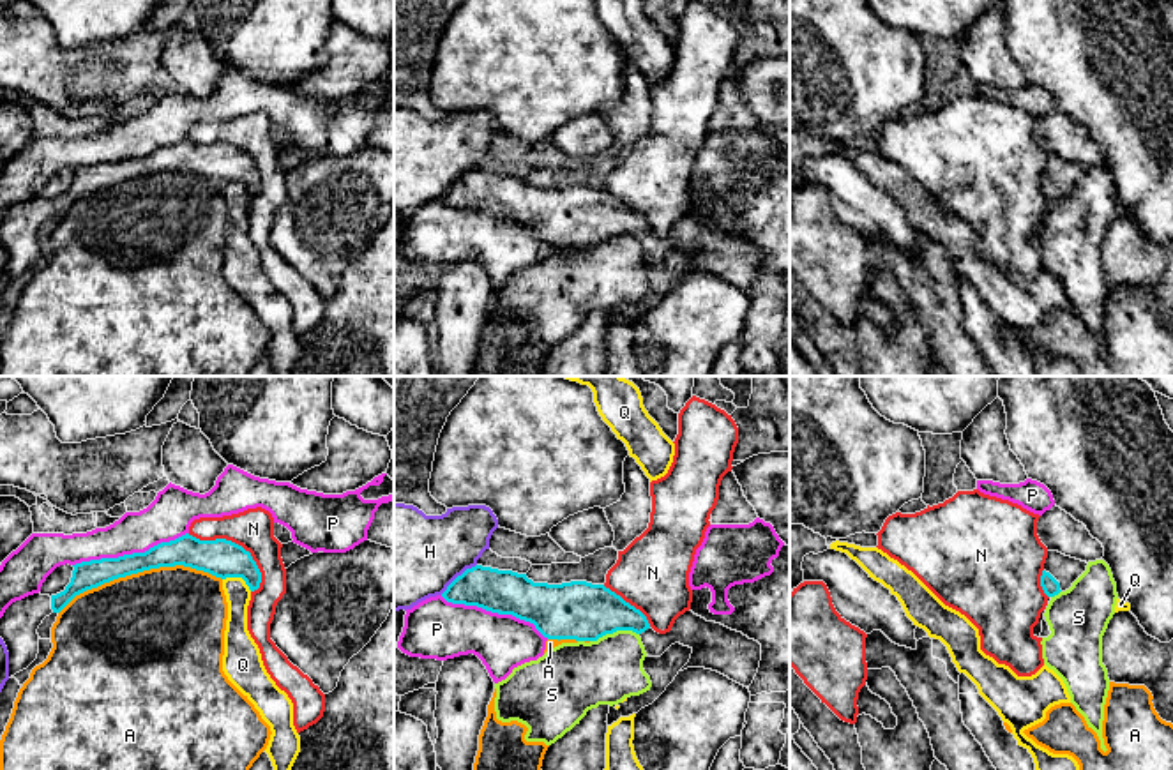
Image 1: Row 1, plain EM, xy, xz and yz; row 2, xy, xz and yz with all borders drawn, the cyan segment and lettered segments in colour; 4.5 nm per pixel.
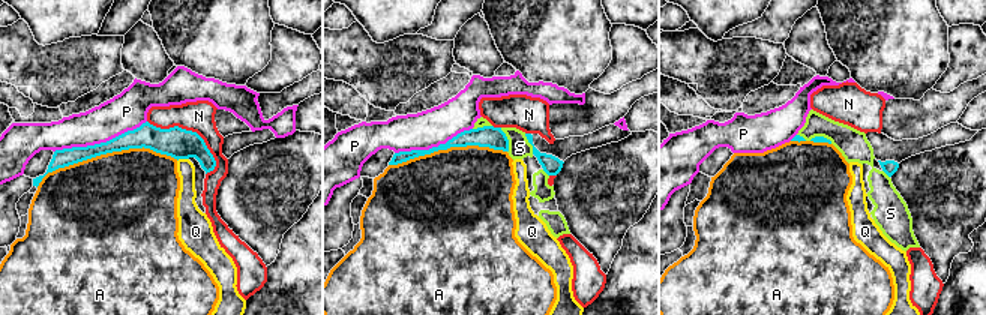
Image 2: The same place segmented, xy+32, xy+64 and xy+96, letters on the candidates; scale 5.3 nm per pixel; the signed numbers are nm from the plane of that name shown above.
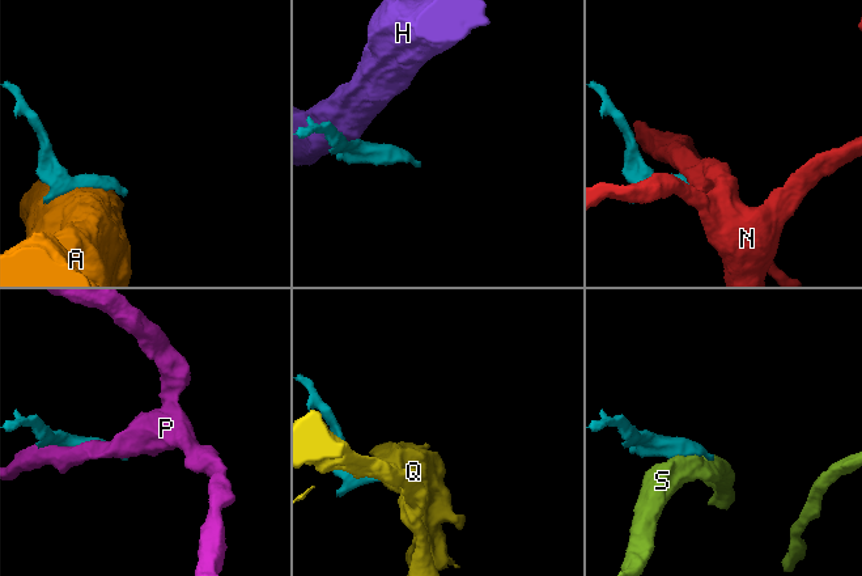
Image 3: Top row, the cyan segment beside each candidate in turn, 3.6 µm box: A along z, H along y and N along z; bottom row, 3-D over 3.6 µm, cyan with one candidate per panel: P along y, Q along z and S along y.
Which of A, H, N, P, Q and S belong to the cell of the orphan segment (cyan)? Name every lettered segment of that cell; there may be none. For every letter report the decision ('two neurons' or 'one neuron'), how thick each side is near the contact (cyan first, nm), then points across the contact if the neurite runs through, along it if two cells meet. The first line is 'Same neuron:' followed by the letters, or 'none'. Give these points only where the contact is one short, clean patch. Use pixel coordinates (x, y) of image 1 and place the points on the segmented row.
Same neuron: none
A: two neurons | 140/500 nm
H: two neurons | 200/420 nm
N: two neurons | 180/190 nm
P: two neurons | 130/200 nm
Q: two neurons | 180/110 nm | along xy (223, 578), (241, 578), (251, 590)
S: two neurons | 260/300 nm

